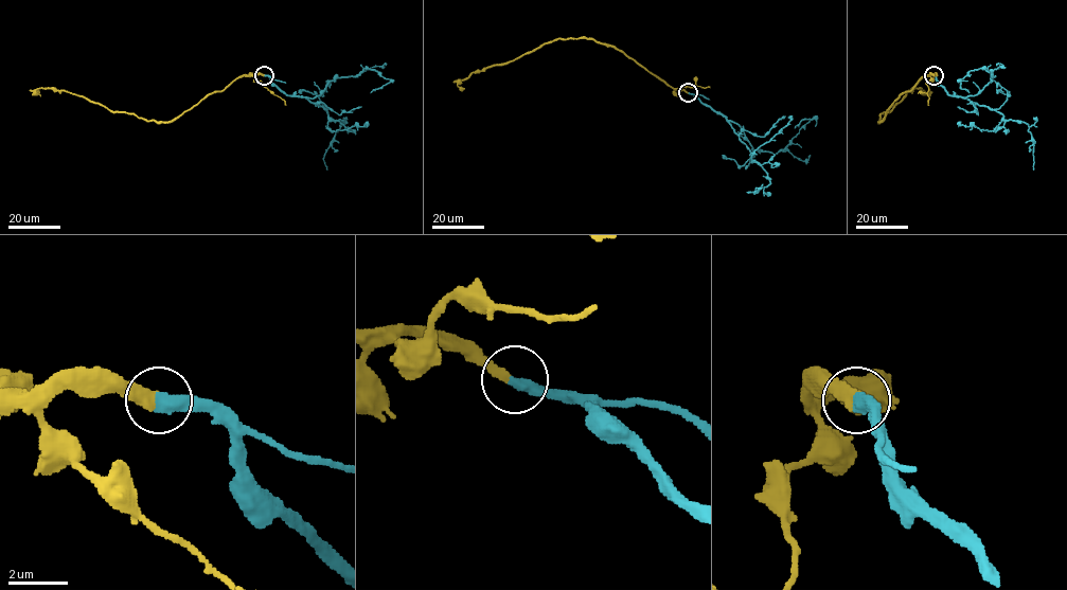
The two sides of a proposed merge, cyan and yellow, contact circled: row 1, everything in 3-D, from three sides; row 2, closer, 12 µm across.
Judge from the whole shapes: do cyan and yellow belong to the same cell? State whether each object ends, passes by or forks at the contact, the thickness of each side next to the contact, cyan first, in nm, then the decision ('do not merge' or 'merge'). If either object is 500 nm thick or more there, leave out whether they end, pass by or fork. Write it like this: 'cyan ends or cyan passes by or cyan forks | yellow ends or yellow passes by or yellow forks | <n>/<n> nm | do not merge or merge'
cyan ends | yellow ends | 440/400 nm | merge

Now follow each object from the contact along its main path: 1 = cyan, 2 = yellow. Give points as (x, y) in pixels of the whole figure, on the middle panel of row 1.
1: (688, 92), (735, 122), (754, 149), (777, 154), (814, 118), (802, 120), (794, 127)
2: (688, 92), (590, 38), (544, 42), (505, 64), (473, 72), (459, 81), (464, 89)

